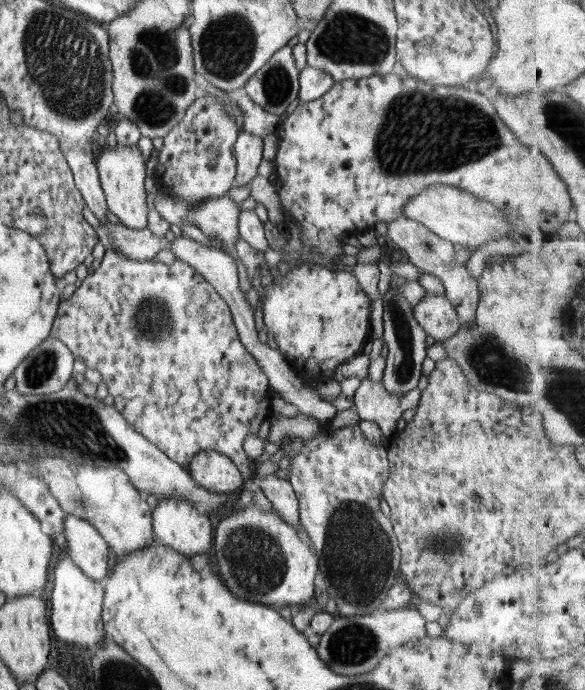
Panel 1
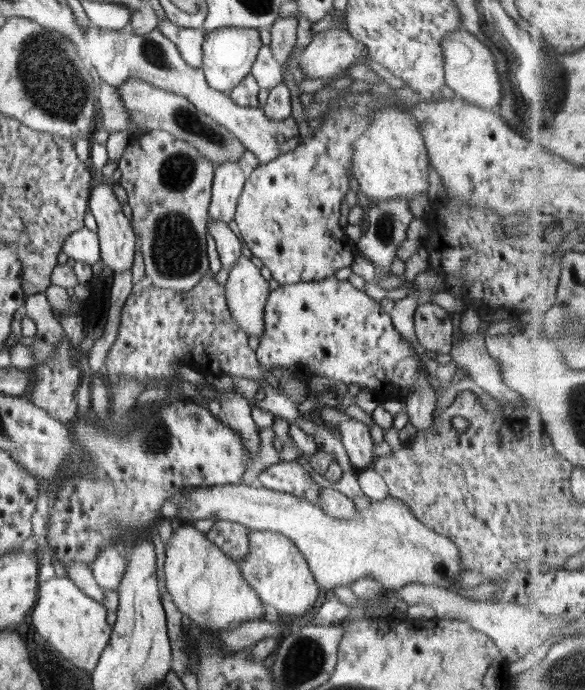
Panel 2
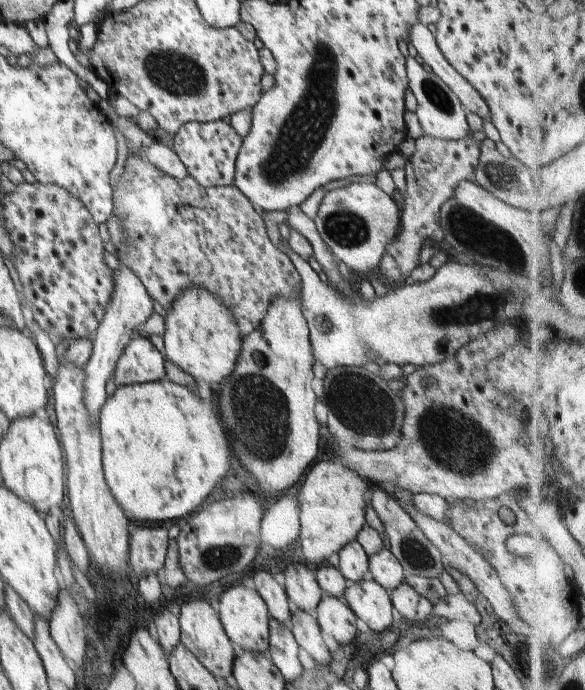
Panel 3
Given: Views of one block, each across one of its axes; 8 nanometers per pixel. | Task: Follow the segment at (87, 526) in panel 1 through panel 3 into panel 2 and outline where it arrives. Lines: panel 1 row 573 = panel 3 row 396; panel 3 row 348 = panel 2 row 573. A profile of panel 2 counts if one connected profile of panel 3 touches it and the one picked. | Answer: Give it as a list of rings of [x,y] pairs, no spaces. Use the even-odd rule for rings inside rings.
[[[112,545],[104,547],[96,556],[89,568],[94,578],[104,590],[117,590],[120,581],[126,574],[126,559],[120,548]]]

